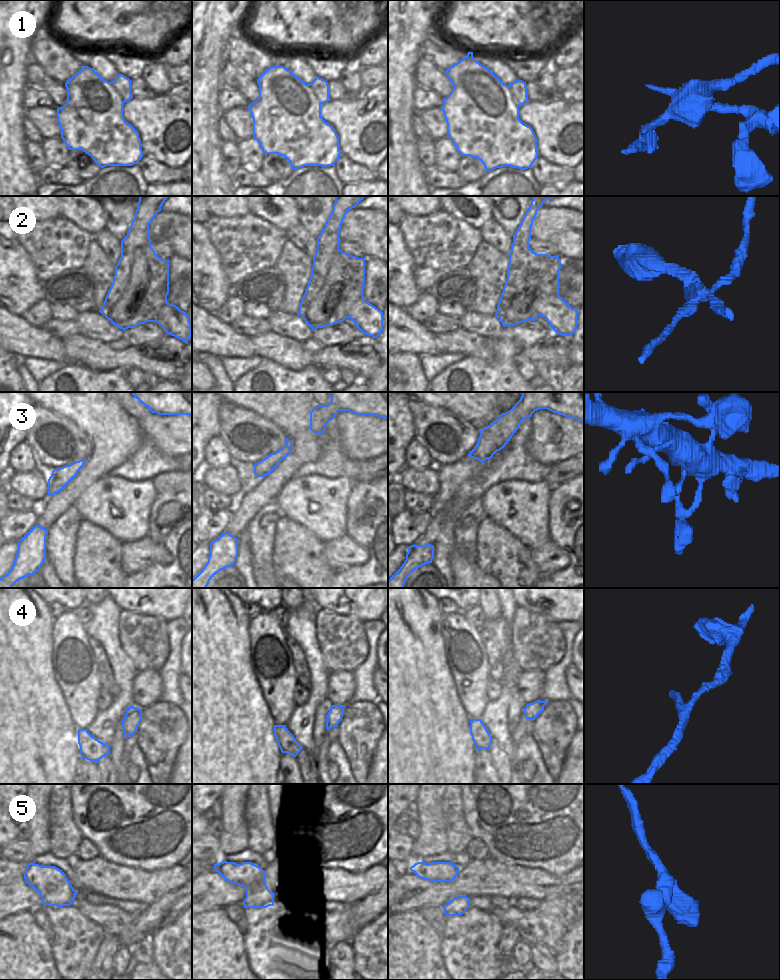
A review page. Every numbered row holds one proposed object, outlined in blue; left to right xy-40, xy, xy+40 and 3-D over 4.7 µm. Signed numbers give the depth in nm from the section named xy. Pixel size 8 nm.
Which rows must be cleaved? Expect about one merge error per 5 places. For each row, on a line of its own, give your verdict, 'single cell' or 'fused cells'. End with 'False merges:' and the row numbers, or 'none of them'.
1: fused cells
2: fused cells
3: single cell
4: single cell
5: single cell
False merges: 1, 2

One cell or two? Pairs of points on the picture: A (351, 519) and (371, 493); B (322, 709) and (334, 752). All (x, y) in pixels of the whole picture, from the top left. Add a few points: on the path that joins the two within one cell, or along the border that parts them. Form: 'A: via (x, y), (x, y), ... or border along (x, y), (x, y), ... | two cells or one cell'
A: via (352, 511), (352, 507), (363, 496) | one cell
B: border along (329, 745), (327, 760) | two cells

